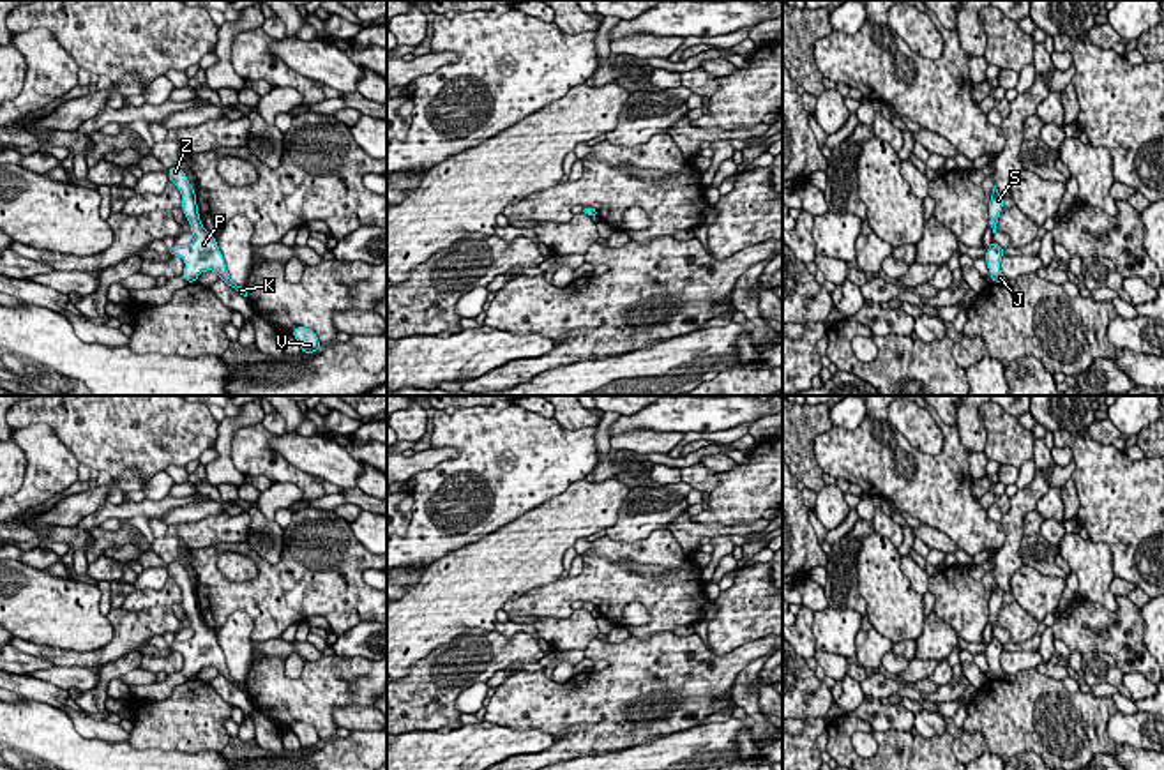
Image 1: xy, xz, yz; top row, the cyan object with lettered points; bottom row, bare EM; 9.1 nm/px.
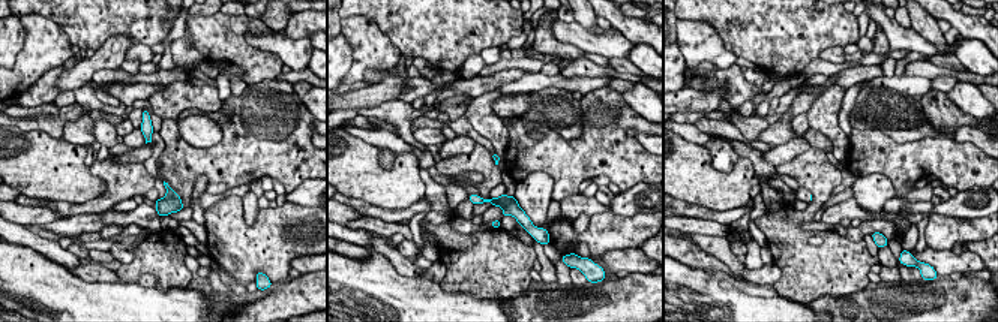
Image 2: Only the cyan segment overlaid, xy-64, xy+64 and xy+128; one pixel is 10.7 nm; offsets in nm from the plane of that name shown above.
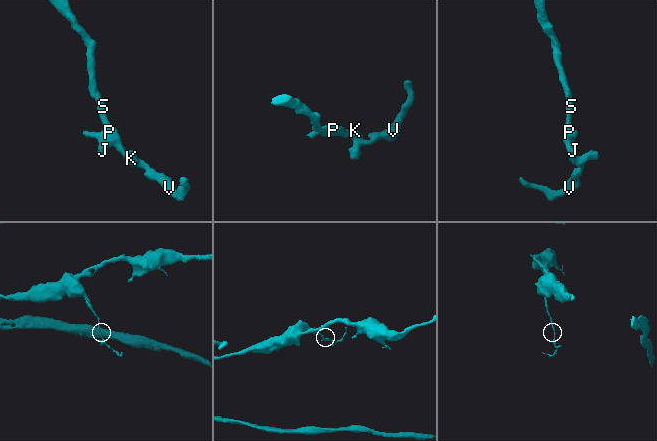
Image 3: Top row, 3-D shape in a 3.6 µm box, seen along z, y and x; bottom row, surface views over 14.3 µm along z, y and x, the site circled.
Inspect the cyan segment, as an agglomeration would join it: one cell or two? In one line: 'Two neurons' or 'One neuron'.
One neuron

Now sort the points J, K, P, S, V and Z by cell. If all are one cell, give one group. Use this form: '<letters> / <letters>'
J K P S V Z

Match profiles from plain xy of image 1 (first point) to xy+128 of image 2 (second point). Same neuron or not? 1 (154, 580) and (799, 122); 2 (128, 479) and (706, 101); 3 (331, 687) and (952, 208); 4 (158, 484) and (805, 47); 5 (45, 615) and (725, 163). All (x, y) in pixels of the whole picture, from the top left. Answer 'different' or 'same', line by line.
1: different
2: same
3: different
4: different
5: different

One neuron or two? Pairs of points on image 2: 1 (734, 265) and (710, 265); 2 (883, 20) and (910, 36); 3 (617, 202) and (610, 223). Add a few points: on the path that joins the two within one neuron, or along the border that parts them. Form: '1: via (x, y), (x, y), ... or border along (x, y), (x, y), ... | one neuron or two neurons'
1: border along (697, 246), (716, 256), (742, 277) | two neurons
2: via (889, 26), (899, 36), (904, 36) | one neuron
3: border along (610, 210), (619, 214), (647, 214) | two neurons

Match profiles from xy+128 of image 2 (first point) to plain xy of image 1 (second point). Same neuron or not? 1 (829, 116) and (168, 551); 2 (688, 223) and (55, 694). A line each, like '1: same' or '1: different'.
1: same
2: different

